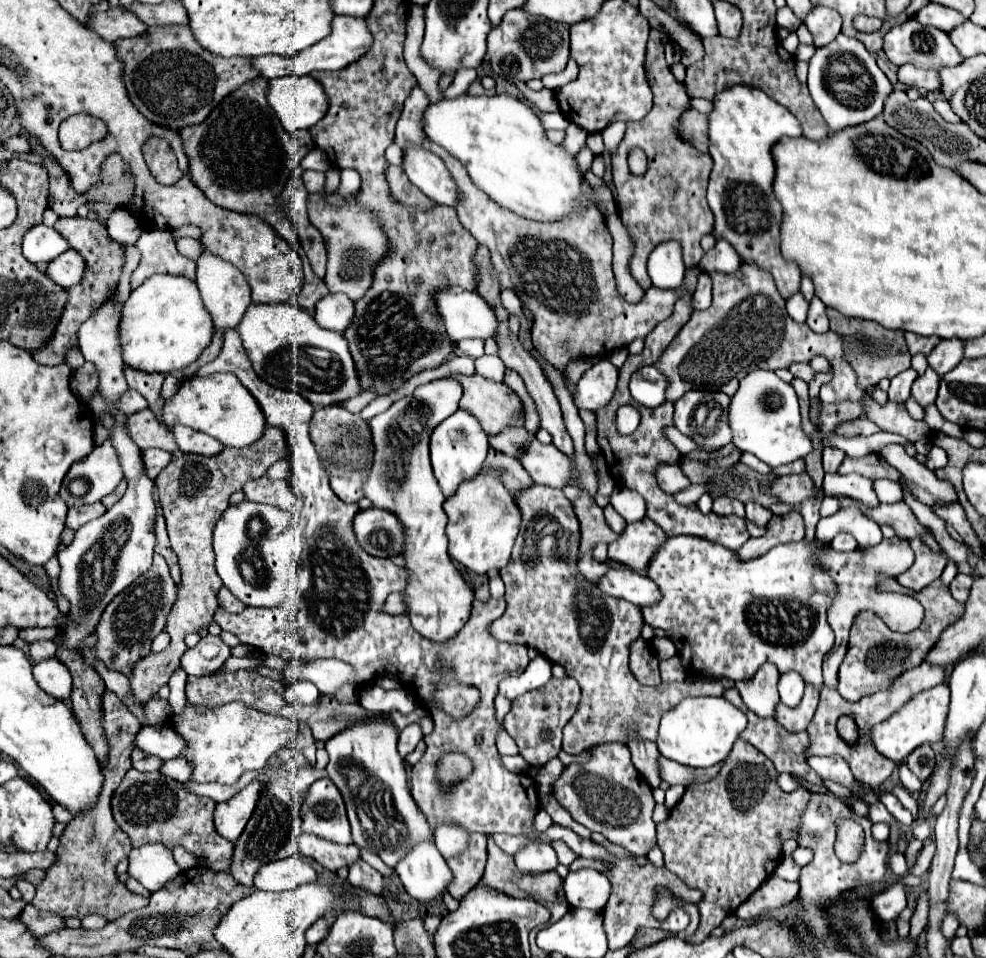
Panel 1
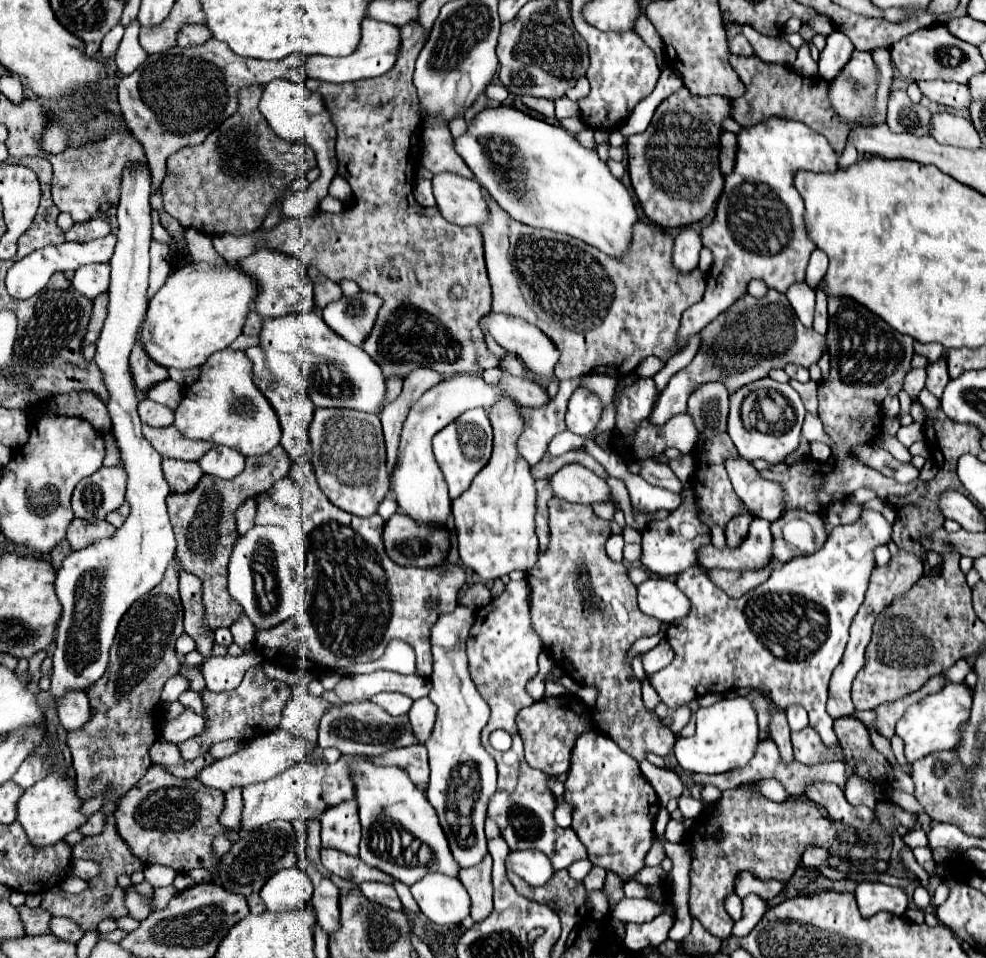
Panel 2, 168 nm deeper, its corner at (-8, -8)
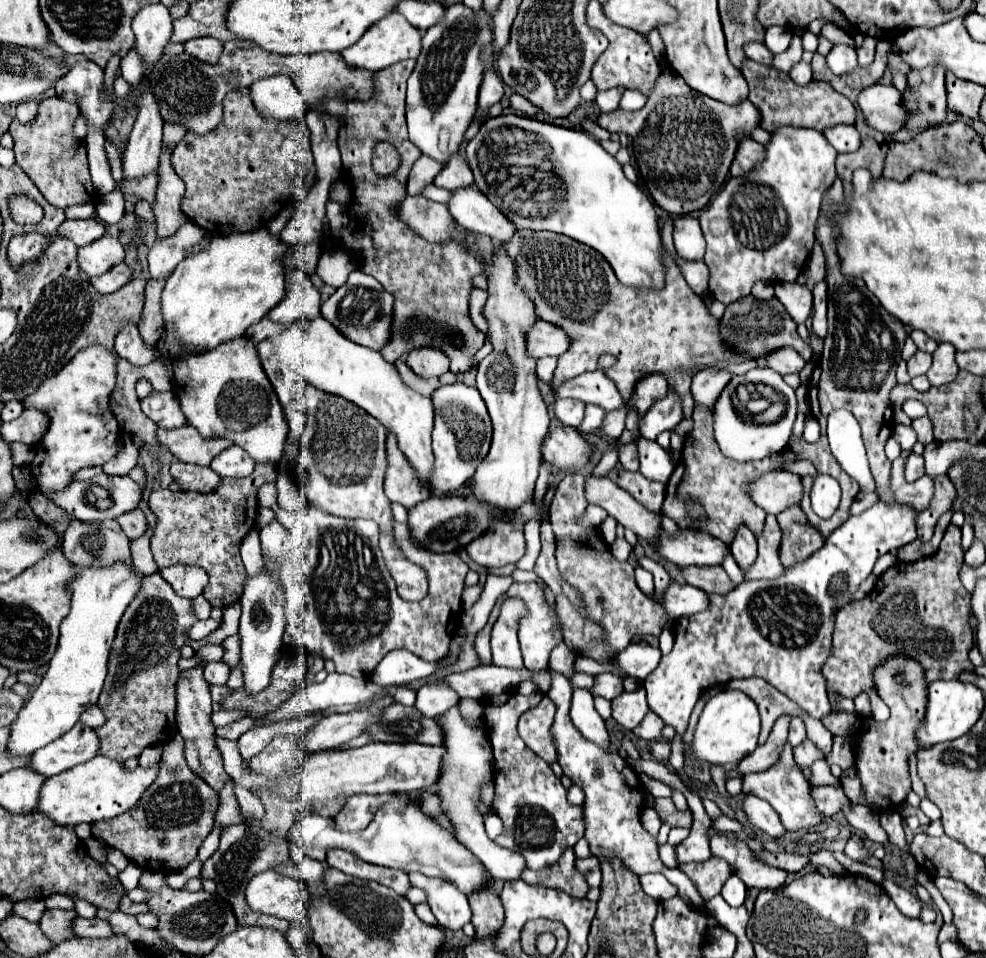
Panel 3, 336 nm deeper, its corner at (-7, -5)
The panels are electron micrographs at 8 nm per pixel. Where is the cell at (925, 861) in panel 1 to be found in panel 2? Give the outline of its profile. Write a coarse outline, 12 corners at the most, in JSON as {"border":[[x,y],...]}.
{"border":[[879,881],[855,889],[859,911],[903,915],[907,889]]}

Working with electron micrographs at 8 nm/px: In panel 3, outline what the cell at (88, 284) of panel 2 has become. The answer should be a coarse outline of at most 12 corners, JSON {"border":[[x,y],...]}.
{"border":[[122,262],[98,280],[98,292],[112,294],[134,278],[134,270]]}

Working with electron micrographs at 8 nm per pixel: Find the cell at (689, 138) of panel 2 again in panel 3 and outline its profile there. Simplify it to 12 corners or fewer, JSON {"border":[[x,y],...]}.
{"border":[[674,70],[620,112],[654,202],[702,210],[760,124]]}

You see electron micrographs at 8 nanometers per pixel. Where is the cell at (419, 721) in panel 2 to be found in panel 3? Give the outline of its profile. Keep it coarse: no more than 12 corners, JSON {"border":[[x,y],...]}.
{"border":[[446,682],[418,690],[416,708],[438,718],[458,704]]}

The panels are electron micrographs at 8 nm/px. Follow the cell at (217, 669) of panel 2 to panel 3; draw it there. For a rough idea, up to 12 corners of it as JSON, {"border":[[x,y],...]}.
{"border":[[222,662],[204,666],[204,680],[208,684],[226,684],[230,668]]}

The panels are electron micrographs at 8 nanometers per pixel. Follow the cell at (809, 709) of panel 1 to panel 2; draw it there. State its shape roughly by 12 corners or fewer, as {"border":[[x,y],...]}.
{"border":[[813,727],[793,731],[795,759],[815,765],[827,749]]}

